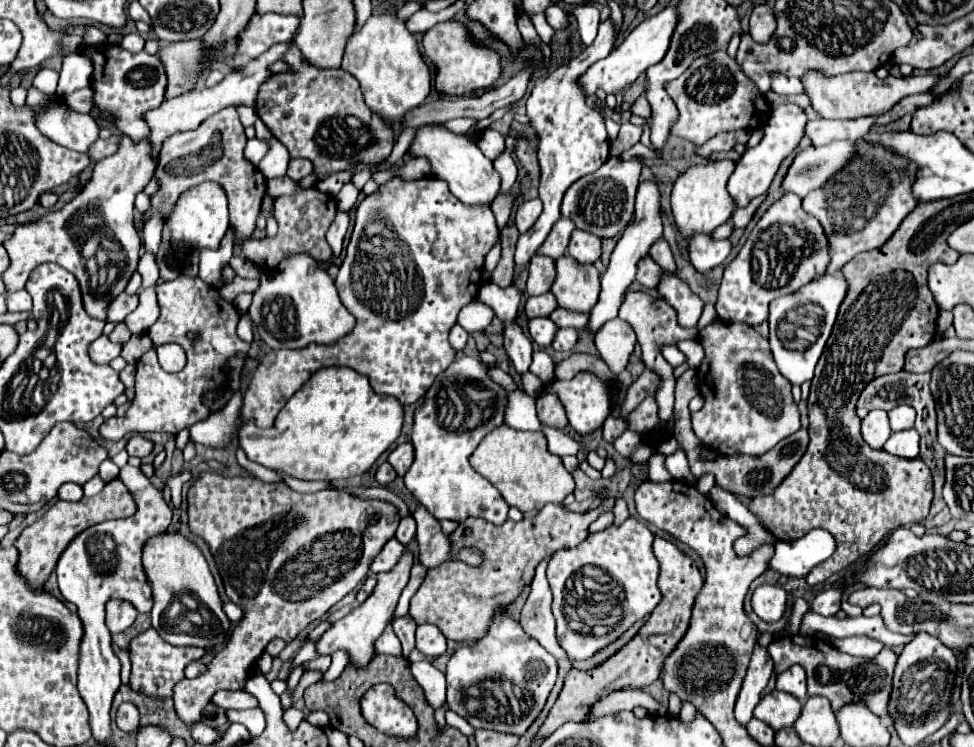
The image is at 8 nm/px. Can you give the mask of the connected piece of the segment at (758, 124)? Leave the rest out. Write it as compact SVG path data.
M726 50L694 60L694 64L688 66L688 72L672 84L666 84L666 92L678 108L678 118L672 122L670 132L694 146L702 146L720 132L762 128L770 116L768 100Z

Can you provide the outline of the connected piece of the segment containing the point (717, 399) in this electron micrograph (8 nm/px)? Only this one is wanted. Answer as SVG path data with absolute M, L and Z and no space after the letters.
M714 322L700 332L700 342L706 350L704 358L706 372L704 370L698 372L704 408L692 414L692 428L702 446L718 452L720 456L734 456L734 454L762 456L764 452L774 448L780 440L800 430L800 412L790 394L792 384L778 372L768 340L762 334L758 334L754 328L746 324Z

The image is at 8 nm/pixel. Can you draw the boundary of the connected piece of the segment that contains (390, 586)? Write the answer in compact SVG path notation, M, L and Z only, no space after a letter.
M406 550L406 552L400 556L398 564L396 564L390 572L378 574L378 576L376 576L376 580L378 580L378 582L376 582L376 588L374 588L374 592L368 596L368 600L362 602L362 606L354 608L354 610L352 610L350 614L346 614L344 618L340 618L330 630L326 630L326 632L322 634L322 638L318 640L318 652L320 652L320 654L332 654L332 652L336 652L338 648L344 648L344 650L350 652L350 656L352 656L350 662L352 662L352 664L356 664L356 666L368 664L368 662L372 660L372 656L374 656L374 640L384 632L388 620L390 620L392 614L394 614L394 608L396 608L396 604L398 604L398 598L400 598L404 586L408 584L412 564L414 564L414 556L412 556L412 552Z

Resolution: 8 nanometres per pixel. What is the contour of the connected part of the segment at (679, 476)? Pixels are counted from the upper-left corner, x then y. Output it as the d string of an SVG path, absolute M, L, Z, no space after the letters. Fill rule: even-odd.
M678 448L678 452L666 456L666 468L670 470L670 474L672 474L676 480L684 480L684 482L696 486L696 480L694 480L694 476L690 474L690 466L688 466L686 452L684 452L682 448Z

